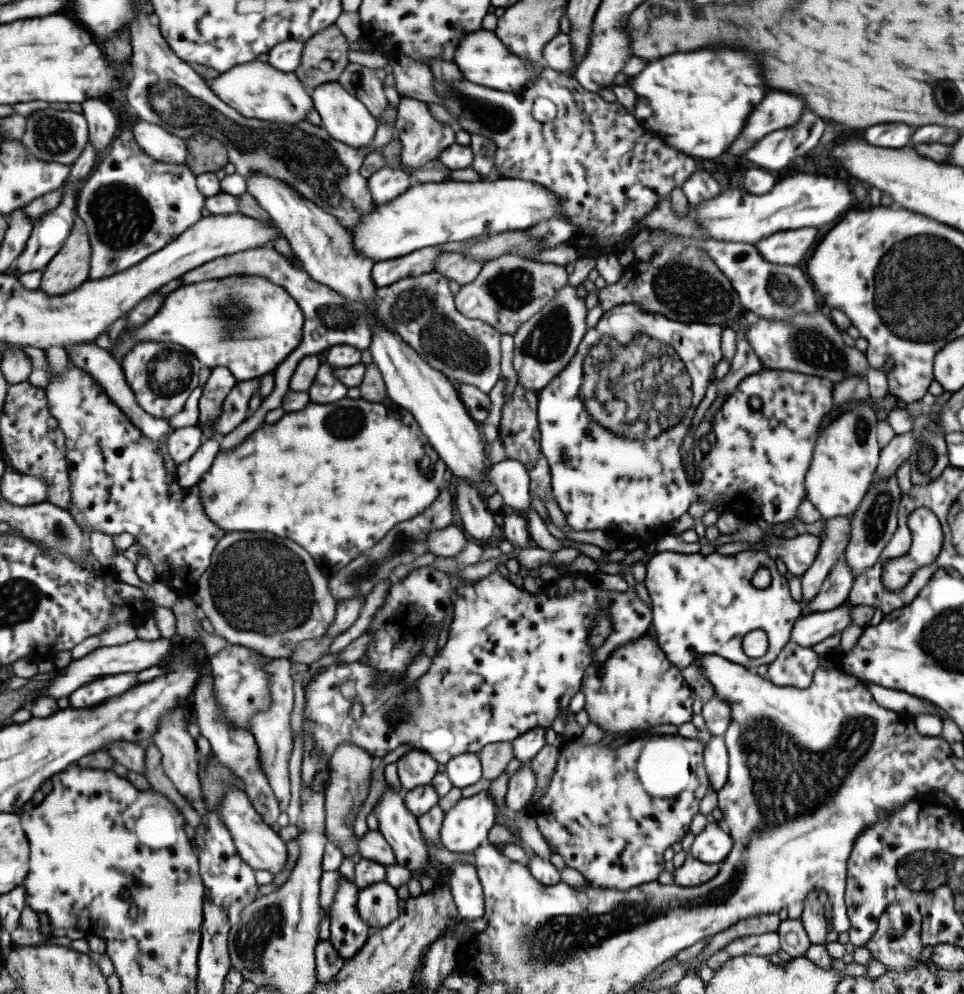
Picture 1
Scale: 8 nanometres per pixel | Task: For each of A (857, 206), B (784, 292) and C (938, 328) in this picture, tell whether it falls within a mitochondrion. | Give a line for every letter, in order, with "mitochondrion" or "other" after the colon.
A: other
B: mitochondrion
C: mitochondrion

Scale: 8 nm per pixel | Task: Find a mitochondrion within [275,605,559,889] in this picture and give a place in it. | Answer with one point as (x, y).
(399, 713)

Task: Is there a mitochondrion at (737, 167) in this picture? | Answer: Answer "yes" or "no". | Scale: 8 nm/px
no

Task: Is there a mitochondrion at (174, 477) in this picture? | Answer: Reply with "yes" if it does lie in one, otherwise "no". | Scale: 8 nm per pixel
no

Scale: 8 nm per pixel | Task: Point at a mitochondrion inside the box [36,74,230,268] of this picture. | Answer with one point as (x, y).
(103, 202)

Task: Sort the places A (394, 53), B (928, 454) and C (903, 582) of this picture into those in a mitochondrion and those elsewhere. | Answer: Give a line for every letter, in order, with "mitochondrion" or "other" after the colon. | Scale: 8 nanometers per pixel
A: other
B: mitochondrion
C: other

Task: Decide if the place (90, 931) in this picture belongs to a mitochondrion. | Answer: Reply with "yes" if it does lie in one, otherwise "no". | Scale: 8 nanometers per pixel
no

